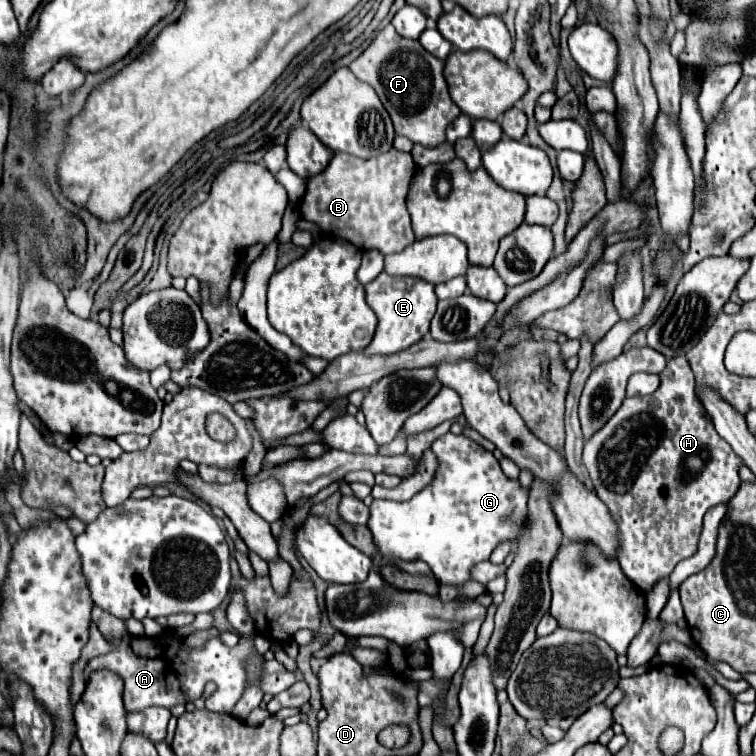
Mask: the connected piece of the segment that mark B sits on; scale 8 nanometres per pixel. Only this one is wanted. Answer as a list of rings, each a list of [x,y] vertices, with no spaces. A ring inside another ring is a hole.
[[[396,148],[388,150],[386,154],[380,154],[376,158],[356,158],[350,154],[336,152],[330,160],[330,164],[320,172],[318,176],[310,176],[306,180],[306,194],[298,204],[298,212],[302,220],[314,222],[320,230],[330,232],[336,238],[348,240],[360,250],[378,250],[380,254],[388,256],[394,252],[402,252],[408,244],[412,244],[414,232],[410,226],[410,216],[406,210],[406,192],[408,184],[416,172],[416,164],[408,152],[400,152]]]

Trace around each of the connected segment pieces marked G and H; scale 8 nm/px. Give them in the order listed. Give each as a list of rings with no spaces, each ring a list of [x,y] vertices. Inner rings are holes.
[[[448,432],[434,440],[430,450],[438,458],[438,468],[434,472],[432,482],[406,502],[374,500],[370,506],[368,528],[372,530],[378,552],[386,562],[394,564],[396,558],[424,560],[438,582],[464,584],[466,580],[470,580],[472,566],[482,560],[488,560],[498,544],[506,540],[516,540],[520,536],[522,524],[528,518],[528,490],[522,488],[518,480],[510,480],[502,472],[492,452],[488,452],[466,436],[456,436]]]
[[[676,356],[668,360],[664,372],[660,372],[660,386],[654,394],[626,398],[610,418],[610,428],[602,428],[600,434],[584,444],[584,466],[590,472],[598,498],[618,522],[622,550],[618,552],[618,562],[622,572],[638,588],[650,592],[654,582],[668,578],[680,560],[696,554],[706,510],[720,502],[728,502],[740,488],[738,470],[742,460],[732,446],[718,436],[712,422],[702,416],[700,402],[694,394],[690,364],[686,356]]]

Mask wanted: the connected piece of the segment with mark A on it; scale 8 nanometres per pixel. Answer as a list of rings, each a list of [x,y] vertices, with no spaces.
[[[164,634],[158,640],[124,636],[122,640],[116,640],[112,644],[116,646],[116,650],[90,660],[88,668],[84,670],[84,676],[88,678],[94,670],[102,668],[120,674],[124,678],[124,706],[130,712],[144,710],[148,706],[172,708],[178,702],[192,702],[194,698],[204,696],[204,686],[208,682],[214,682],[216,690],[206,698],[206,708],[212,712],[230,714],[246,688],[248,680],[244,664],[254,650],[254,644],[250,640],[242,640],[238,646],[228,648],[218,638],[208,640],[202,650],[182,650],[182,638],[176,634]]]

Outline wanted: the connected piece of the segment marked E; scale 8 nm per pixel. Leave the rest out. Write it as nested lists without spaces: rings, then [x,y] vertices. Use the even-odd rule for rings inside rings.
[[[382,272],[376,280],[366,284],[366,302],[374,310],[378,318],[376,334],[372,342],[362,350],[366,356],[388,356],[402,352],[422,340],[422,336],[430,328],[430,320],[436,312],[436,294],[434,294],[434,284],[424,282],[420,278],[402,278],[402,276],[388,276]]]

